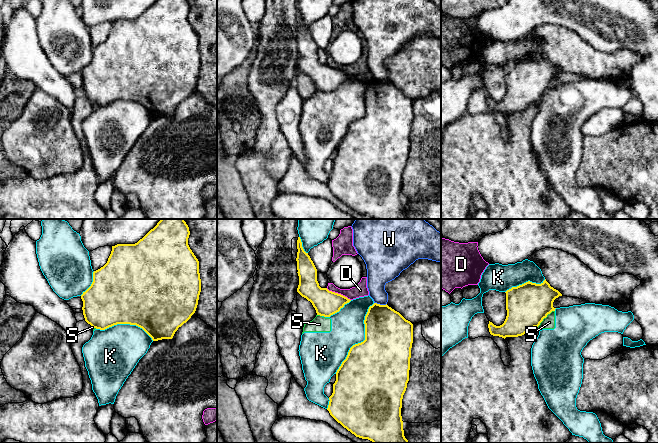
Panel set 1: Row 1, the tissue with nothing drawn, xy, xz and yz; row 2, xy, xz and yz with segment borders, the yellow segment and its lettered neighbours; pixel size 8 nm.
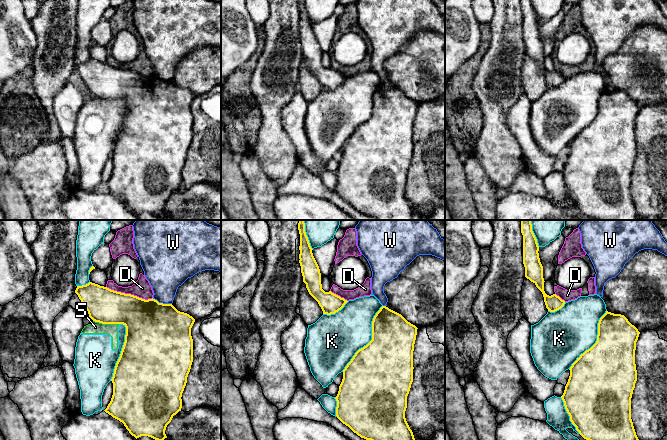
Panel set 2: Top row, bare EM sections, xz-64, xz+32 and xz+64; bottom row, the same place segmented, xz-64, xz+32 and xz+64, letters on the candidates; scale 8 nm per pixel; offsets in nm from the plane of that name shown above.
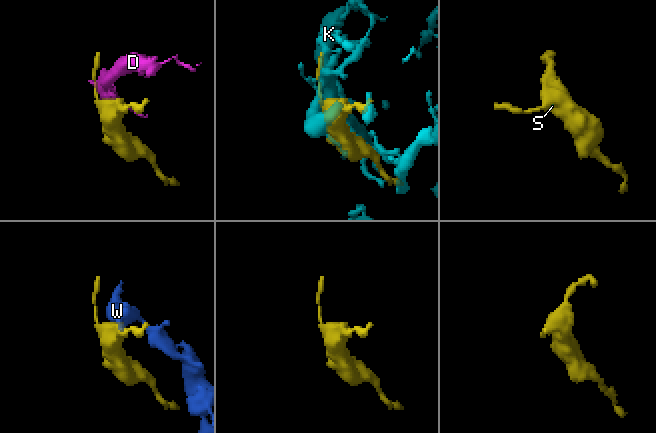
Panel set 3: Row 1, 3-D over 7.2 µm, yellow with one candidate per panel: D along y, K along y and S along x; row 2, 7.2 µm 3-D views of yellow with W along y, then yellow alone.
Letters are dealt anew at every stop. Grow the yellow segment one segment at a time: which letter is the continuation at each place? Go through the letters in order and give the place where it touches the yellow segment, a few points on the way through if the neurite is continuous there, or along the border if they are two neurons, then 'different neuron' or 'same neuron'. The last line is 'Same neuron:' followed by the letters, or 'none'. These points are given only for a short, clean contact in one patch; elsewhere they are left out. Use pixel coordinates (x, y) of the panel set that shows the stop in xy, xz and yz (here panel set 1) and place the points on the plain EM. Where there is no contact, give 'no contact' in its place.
D: contact xz (337, 69); different neuron
K: contact xz (364, 116); different neuron
S: contact yz (545, 93); border yz (554, 86), (537, 102); different neuron
W: contact xz (379, 80); different neuron
Same neuron: none

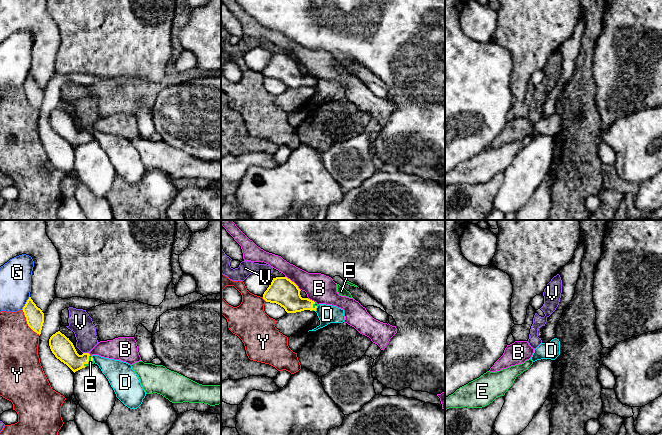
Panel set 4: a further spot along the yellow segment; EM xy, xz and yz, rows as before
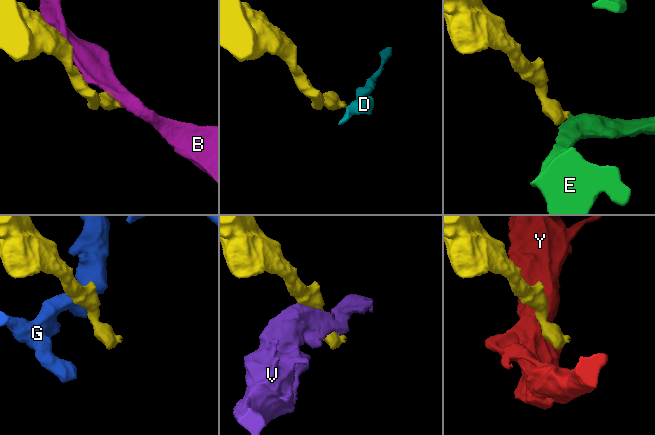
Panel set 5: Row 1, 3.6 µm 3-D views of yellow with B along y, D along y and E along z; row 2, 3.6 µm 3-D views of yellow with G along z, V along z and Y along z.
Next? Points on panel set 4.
B: contact xz (293, 58); border xz (285, 52), (300, 66); different neuron
D: contact xz (315, 85); border xz (317, 82), (315, 87); different neuron
E: contact xy (88, 137); way xy (63, 125), (75, 137), (88, 137), (90, 138); same neuron
G: contact xy (26, 79); different neuron
V: contact xy (86, 129); different neuron
Y: contact xy (27, 99); border xy (22, 85), (26, 99), (39, 111); different neuron
Same neuron: E

